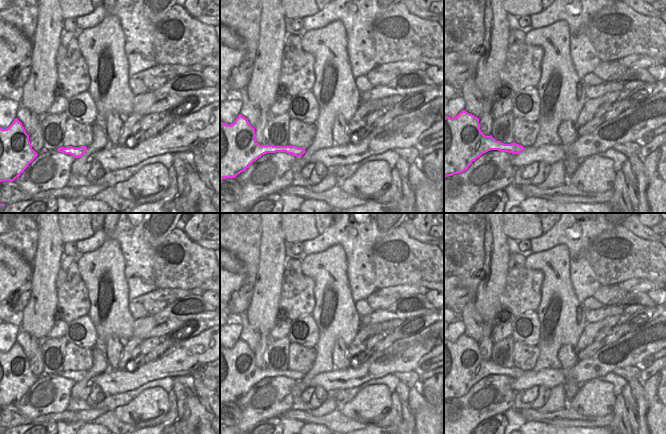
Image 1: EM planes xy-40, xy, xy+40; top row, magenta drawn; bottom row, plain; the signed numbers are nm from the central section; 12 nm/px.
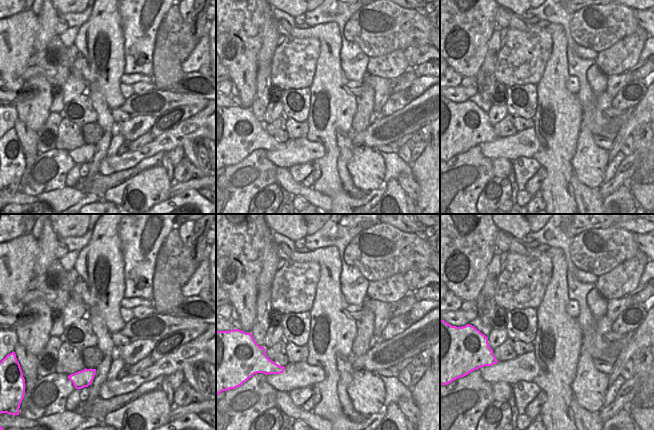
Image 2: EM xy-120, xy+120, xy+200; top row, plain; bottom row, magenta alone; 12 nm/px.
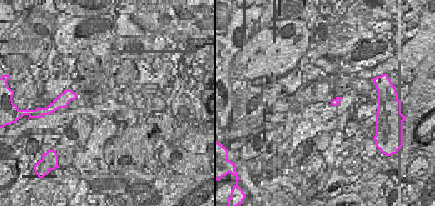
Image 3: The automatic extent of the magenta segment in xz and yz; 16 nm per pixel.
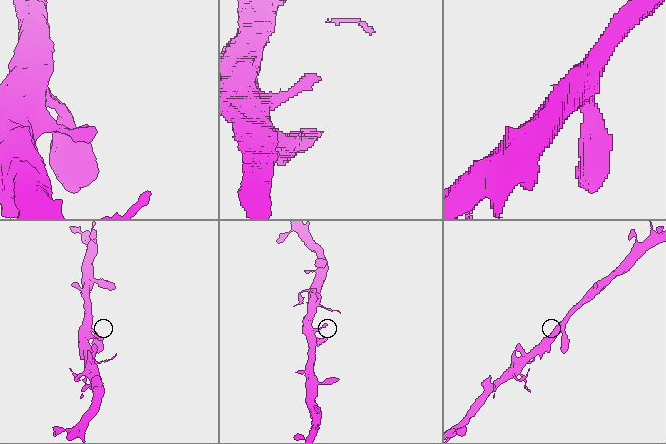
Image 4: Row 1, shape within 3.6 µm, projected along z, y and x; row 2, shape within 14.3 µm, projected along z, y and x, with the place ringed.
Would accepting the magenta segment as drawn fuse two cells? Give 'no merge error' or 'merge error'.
no merge error

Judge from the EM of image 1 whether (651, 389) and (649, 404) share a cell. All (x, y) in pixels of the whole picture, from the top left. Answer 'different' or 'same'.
same

